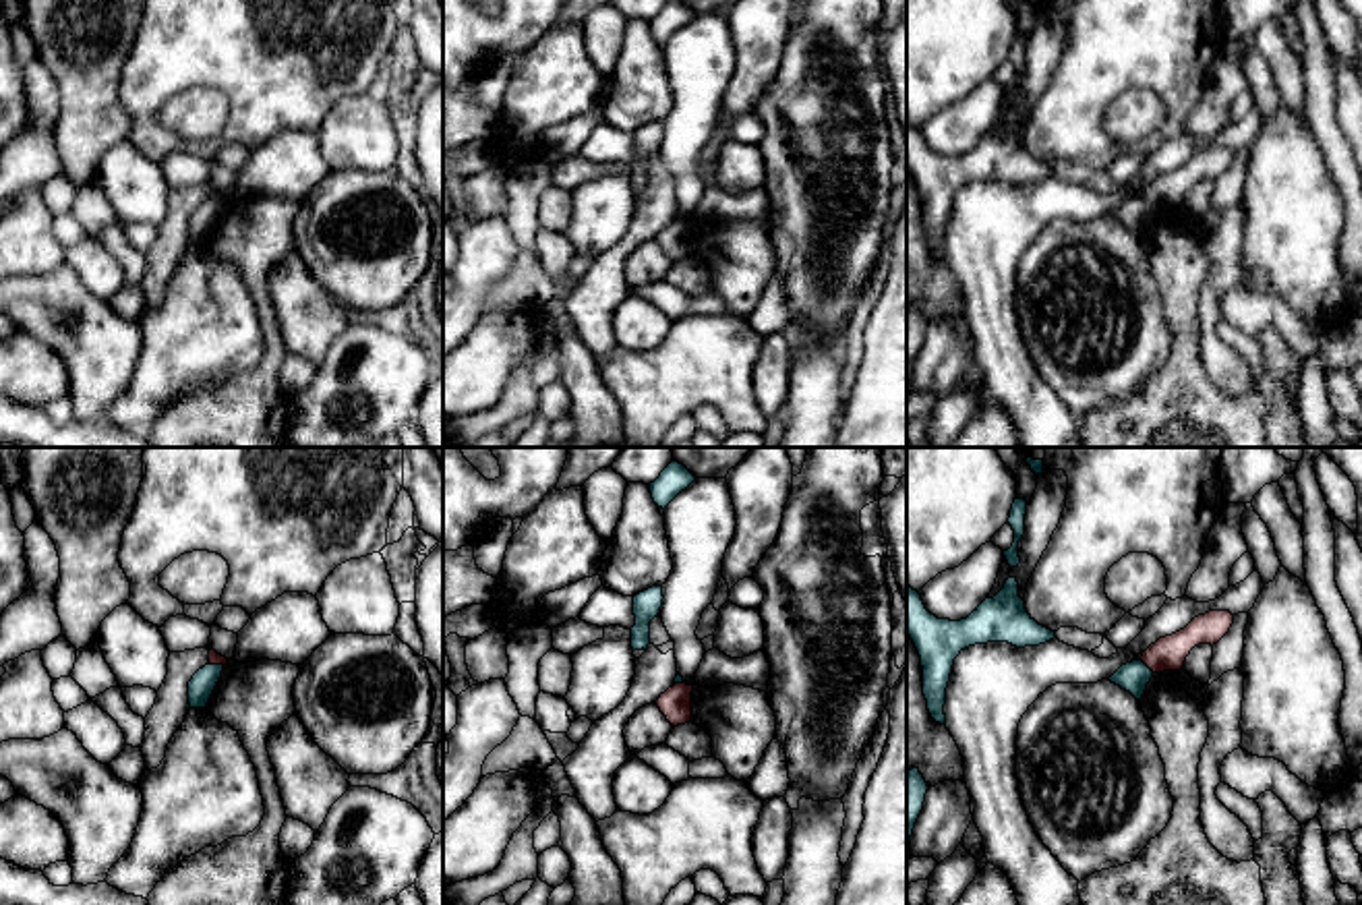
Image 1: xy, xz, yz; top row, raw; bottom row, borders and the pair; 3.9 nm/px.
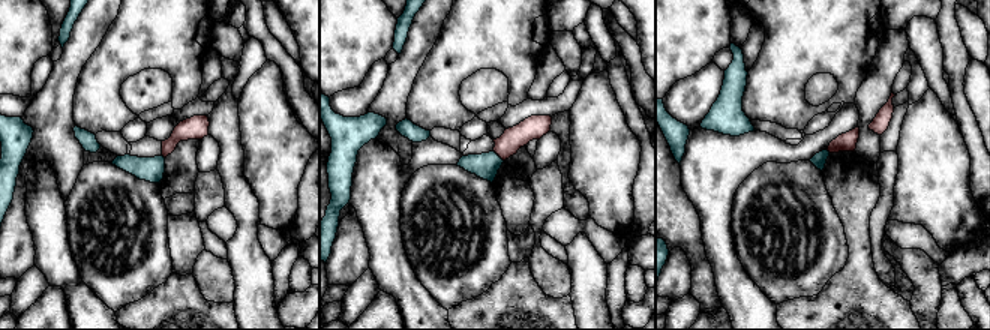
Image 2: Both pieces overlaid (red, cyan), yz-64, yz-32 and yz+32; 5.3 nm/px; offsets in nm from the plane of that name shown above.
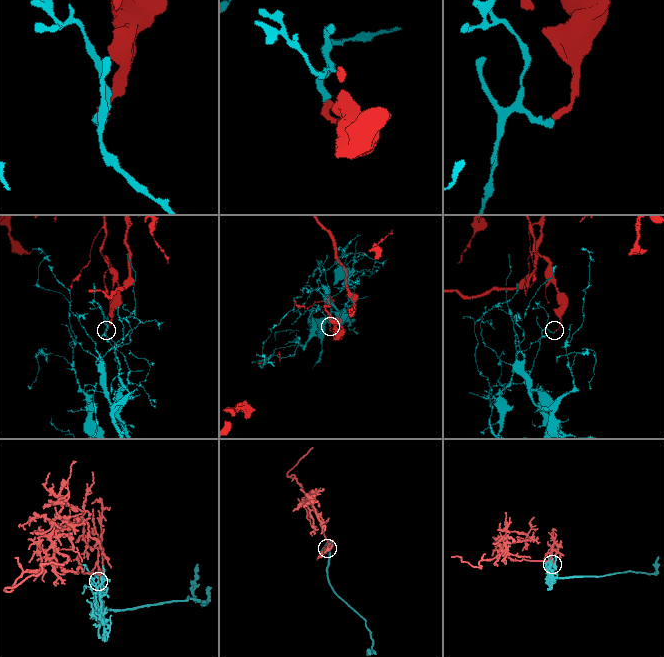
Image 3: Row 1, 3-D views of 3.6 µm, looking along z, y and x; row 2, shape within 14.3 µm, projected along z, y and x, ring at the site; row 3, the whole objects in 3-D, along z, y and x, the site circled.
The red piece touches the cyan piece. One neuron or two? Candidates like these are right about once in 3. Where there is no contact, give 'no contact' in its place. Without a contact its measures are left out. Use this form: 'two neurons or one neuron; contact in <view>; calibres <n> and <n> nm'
two neurons; contact in yz; calibres 130 and 120 nm

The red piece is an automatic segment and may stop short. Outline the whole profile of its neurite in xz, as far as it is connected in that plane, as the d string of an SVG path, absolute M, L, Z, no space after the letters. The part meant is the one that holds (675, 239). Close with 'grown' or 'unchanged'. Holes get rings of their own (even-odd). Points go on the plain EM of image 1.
M675 220L656 236L656 242L673 263L685 261L691 257L691 228L693 228L693 222Z; unchanged

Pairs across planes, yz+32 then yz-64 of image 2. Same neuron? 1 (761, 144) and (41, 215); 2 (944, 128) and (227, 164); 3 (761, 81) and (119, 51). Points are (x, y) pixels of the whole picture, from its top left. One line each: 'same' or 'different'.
1: same
2: different
3: same

